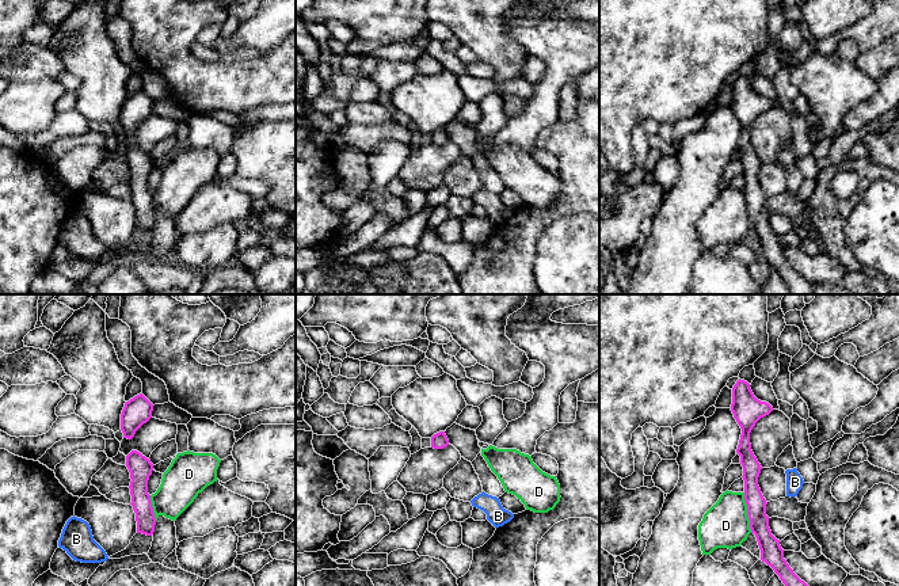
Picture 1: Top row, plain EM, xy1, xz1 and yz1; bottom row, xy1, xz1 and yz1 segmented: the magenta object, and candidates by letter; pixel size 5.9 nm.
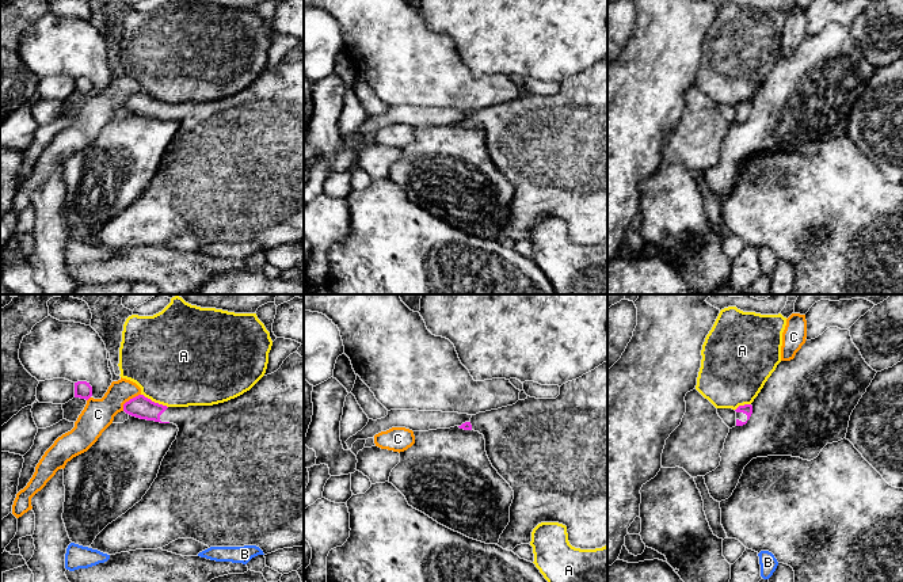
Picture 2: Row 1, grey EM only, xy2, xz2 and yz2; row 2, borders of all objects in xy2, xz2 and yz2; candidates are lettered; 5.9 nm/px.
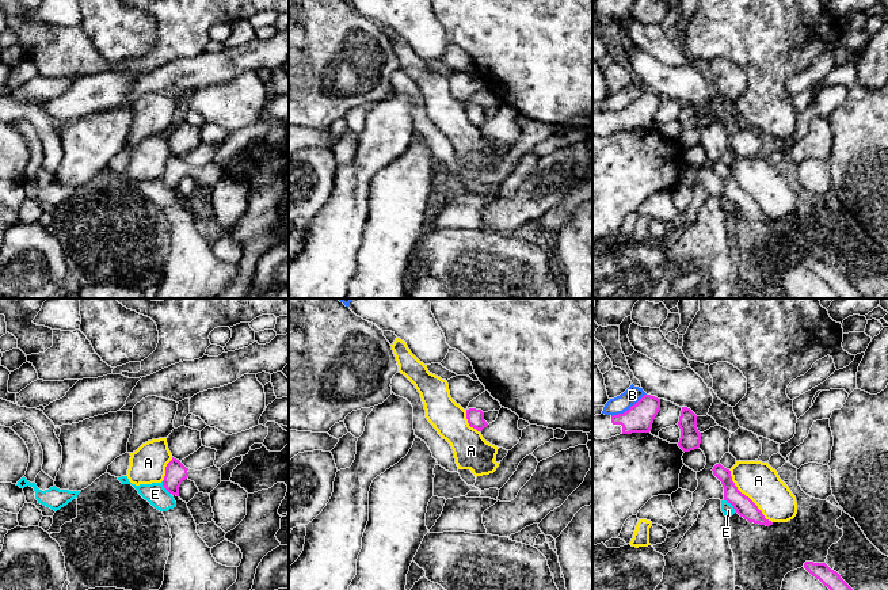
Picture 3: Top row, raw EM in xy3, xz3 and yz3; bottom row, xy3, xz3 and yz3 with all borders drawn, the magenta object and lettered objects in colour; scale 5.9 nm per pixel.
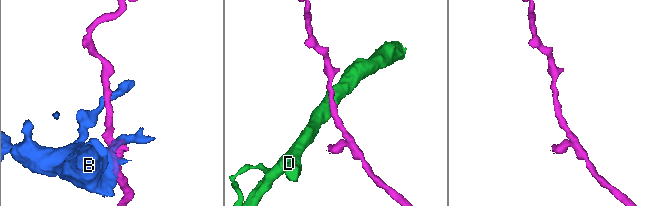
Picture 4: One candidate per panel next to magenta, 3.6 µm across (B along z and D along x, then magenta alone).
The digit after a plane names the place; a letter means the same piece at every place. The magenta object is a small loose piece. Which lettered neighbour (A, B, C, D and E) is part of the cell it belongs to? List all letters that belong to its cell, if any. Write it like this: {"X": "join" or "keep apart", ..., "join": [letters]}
{"A": "keep apart", "B": "keep apart", "C": "keep apart", "D": "keep apart", "E": "keep apart", "join": []}

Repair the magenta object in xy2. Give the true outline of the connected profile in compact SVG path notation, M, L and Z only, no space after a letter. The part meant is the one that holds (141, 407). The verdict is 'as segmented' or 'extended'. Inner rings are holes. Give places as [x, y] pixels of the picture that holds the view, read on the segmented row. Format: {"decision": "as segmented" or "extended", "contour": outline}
{"decision": "extended", "contour": "M290 354L277 372L224 403L167 407L138 395L123 404L123 411L140 419L174 423L179 431L142 499L108 524L88 548L115 555L163 548L178 539L194 539L209 548L256 545L264 555L304 547L304 357Z"}

